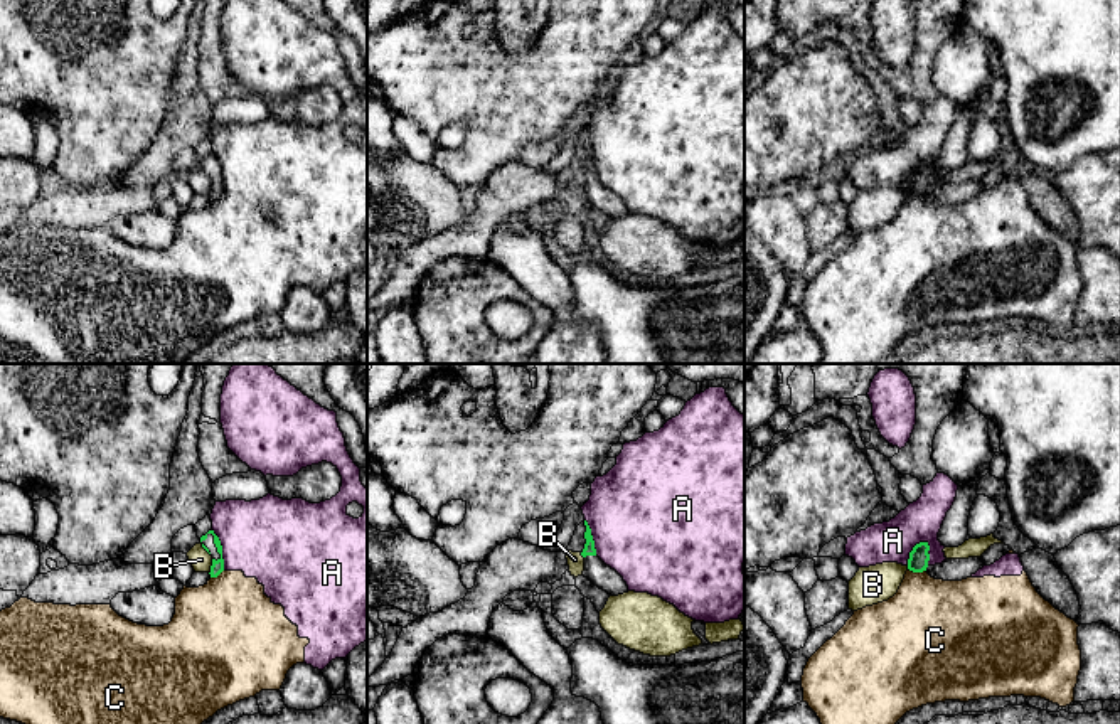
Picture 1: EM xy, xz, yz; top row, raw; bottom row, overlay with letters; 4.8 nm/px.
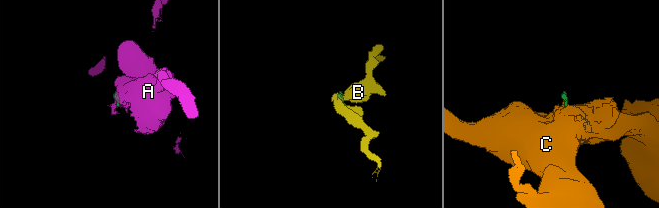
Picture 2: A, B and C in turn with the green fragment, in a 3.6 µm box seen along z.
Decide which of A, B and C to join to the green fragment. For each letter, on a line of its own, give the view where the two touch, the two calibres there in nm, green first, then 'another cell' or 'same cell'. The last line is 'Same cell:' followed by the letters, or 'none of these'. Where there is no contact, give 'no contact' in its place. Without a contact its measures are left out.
A: yz | 100/200 nm | another cell
B: xy | 60/100 nm | another cell
C: yz | 100/420 nm | another cell
Same cell: none of these

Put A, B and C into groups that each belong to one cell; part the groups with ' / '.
A C / B

